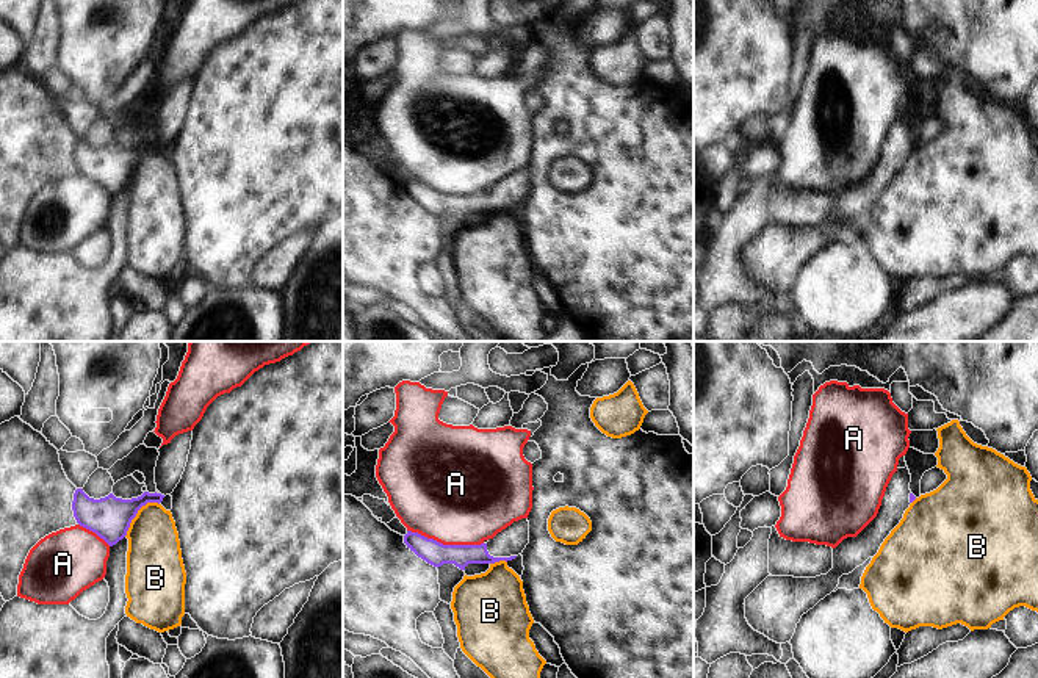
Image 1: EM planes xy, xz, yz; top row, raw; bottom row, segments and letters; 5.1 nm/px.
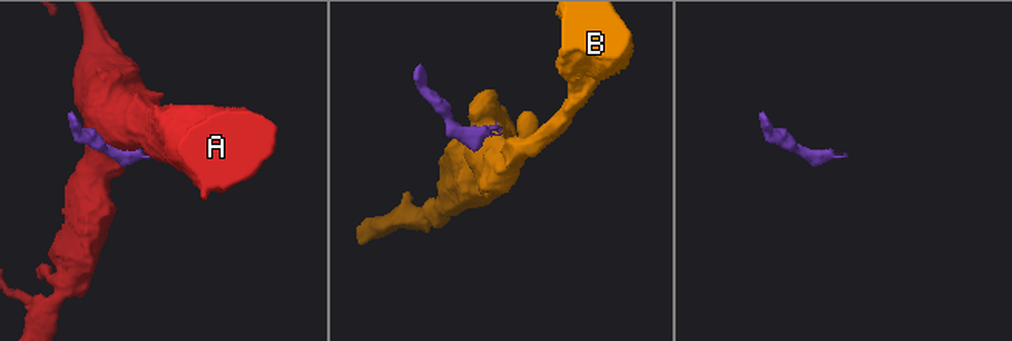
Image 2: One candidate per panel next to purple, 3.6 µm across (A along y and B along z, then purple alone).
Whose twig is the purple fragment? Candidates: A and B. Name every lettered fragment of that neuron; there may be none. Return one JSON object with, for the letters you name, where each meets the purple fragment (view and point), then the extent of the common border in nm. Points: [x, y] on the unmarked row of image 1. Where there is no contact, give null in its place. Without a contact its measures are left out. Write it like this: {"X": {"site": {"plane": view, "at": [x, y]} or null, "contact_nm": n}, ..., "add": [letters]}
{"add": []}

